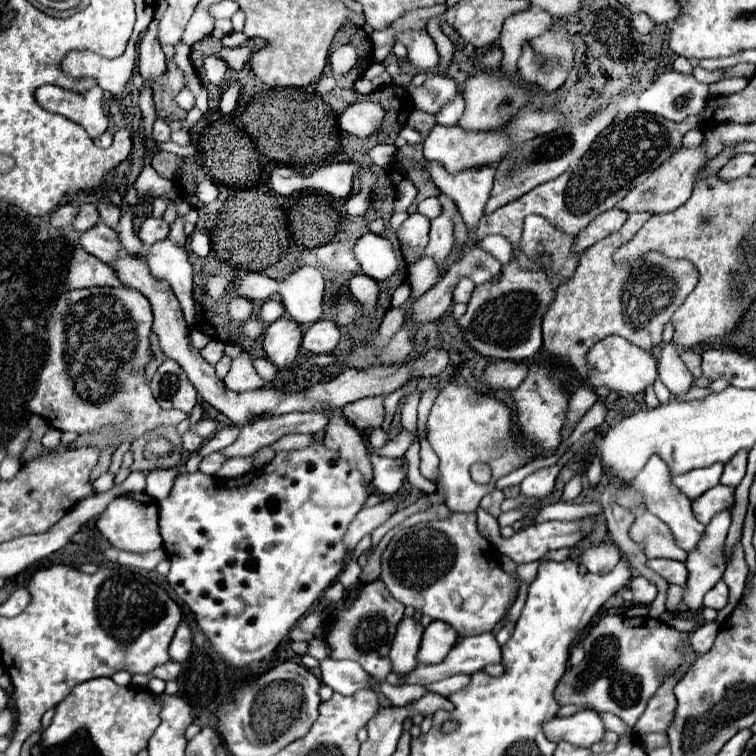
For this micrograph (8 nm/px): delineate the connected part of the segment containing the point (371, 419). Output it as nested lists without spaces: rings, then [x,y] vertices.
[[[383,396],[375,398],[363,398],[359,402],[351,402],[345,408],[339,410],[357,430],[367,430],[367,428],[381,428],[385,420],[385,406],[383,406]]]

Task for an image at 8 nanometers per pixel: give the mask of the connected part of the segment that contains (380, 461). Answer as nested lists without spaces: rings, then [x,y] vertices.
[[[373,454],[371,464],[373,464],[373,486],[385,496],[397,494],[405,482],[405,460]]]

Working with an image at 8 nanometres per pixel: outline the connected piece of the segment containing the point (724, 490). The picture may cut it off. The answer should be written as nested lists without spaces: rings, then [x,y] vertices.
[[[717,484],[715,488],[699,496],[699,500],[693,500],[693,512],[701,524],[709,524],[715,514],[733,506],[735,506],[735,488],[725,484]]]

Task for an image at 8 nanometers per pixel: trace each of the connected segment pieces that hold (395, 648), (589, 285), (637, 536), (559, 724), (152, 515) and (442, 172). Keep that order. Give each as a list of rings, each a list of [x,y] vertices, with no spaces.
[[[405,616],[397,624],[397,632],[393,636],[391,654],[389,654],[395,674],[407,674],[407,672],[417,668],[415,654],[417,654],[417,648],[419,648],[421,634],[423,634],[423,626],[415,618]]]
[[[651,212],[629,214],[629,220],[623,224],[623,228],[619,232],[603,238],[601,242],[593,244],[593,248],[585,250],[581,254],[581,262],[573,274],[573,280],[559,286],[555,300],[551,302],[547,314],[543,316],[543,348],[551,356],[557,356],[557,358],[569,362],[571,366],[575,366],[583,379],[587,379],[589,374],[587,352],[591,350],[591,346],[595,346],[605,336],[611,336],[611,334],[623,336],[632,344],[641,346],[643,350],[651,350],[658,346],[665,324],[671,322],[671,316],[675,314],[675,310],[683,304],[683,300],[689,296],[689,292],[697,284],[697,272],[691,262],[667,258],[661,252],[647,252],[645,256],[637,258],[635,262],[629,260],[627,264],[615,264],[615,260],[613,260],[615,250],[619,246],[627,244],[651,216],[653,216]]]
[[[643,512],[641,516],[637,516],[629,532],[635,542],[647,540],[647,552],[645,552],[647,558],[671,558],[679,562],[687,560],[687,552],[683,552],[675,544],[675,538],[667,528],[667,524],[663,524],[651,512]]]
[[[581,710],[573,716],[555,716],[543,722],[543,734],[551,742],[569,742],[575,746],[591,748],[605,734],[605,726],[597,712]]]
[[[129,492],[129,494],[117,496],[105,508],[105,512],[97,518],[95,526],[119,550],[145,554],[145,552],[153,552],[153,550],[161,548],[161,544],[163,544],[163,540],[159,536],[159,528],[157,528],[157,502],[151,500],[151,496],[147,496],[143,492]]]
[[[425,161],[421,164],[425,168],[425,172],[431,176],[431,180],[435,182],[435,186],[441,192],[447,192],[457,208],[459,214],[463,216],[463,222],[469,228],[469,236],[475,236],[475,226],[479,222],[479,218],[483,216],[485,204],[489,200],[491,188],[493,188],[493,174],[495,174],[495,166],[493,164],[485,164],[485,166],[473,166],[461,172],[447,172],[441,164],[431,164]]]

